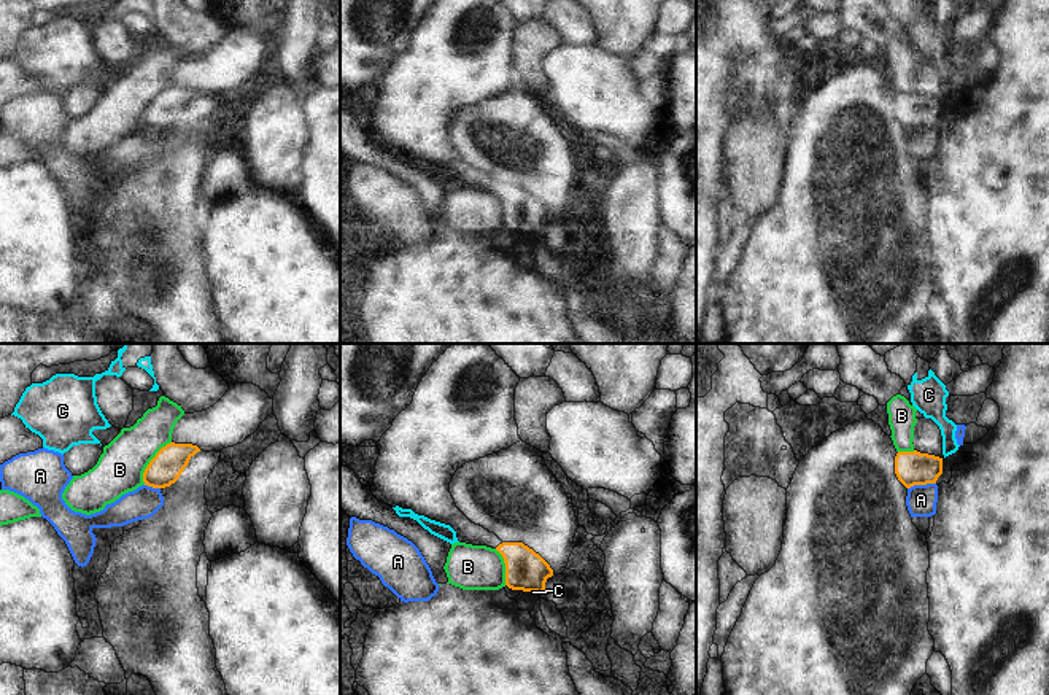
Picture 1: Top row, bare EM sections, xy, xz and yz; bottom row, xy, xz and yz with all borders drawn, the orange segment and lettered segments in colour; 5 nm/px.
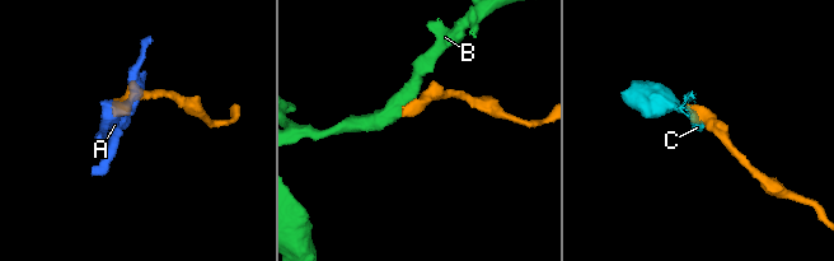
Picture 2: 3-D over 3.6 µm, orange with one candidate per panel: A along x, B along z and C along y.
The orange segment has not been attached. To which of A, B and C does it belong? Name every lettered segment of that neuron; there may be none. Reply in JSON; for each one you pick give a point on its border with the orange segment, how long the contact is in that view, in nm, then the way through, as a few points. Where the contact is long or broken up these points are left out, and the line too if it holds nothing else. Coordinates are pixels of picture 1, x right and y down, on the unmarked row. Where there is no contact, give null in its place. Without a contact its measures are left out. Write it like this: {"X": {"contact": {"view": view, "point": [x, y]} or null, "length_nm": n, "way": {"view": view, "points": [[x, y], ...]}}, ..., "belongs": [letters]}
{"belongs": []}

